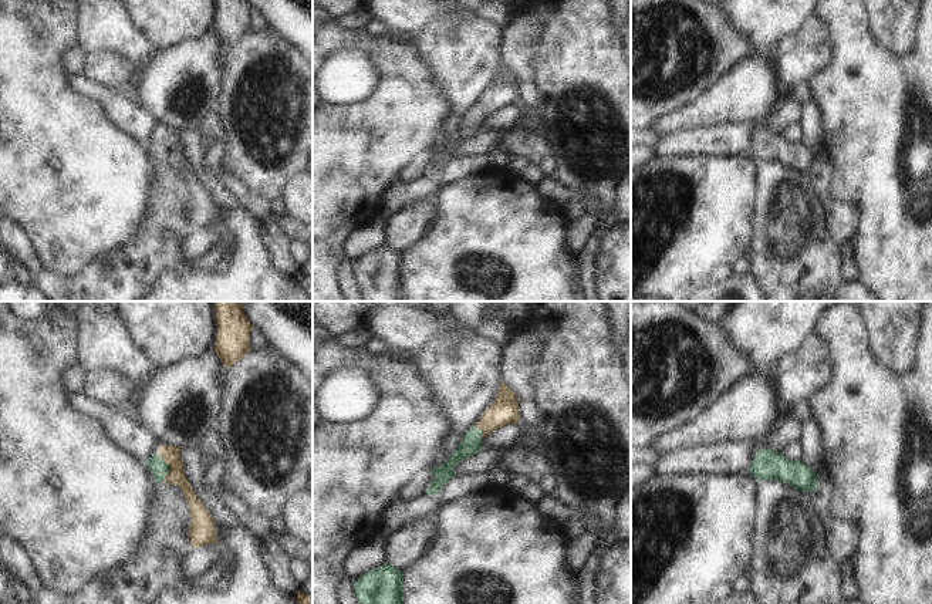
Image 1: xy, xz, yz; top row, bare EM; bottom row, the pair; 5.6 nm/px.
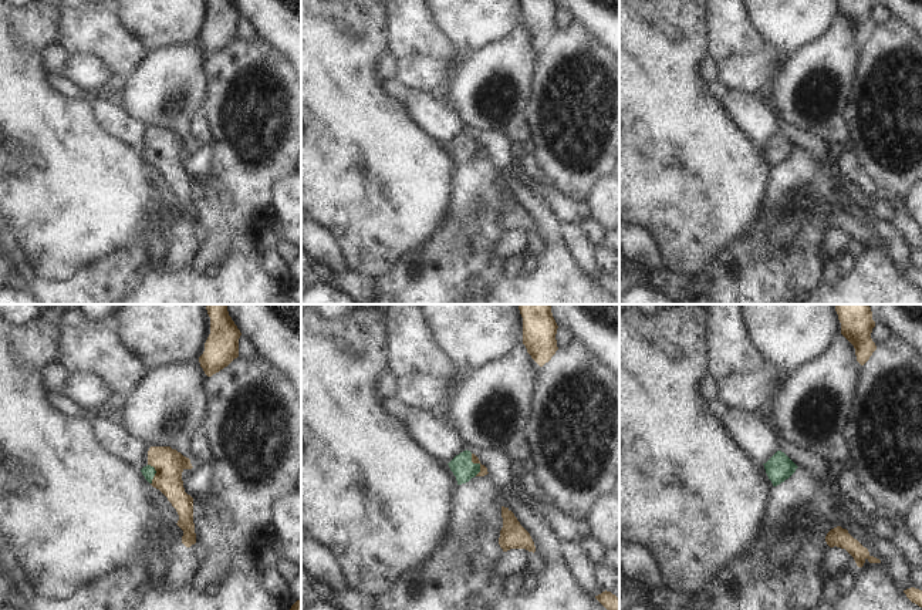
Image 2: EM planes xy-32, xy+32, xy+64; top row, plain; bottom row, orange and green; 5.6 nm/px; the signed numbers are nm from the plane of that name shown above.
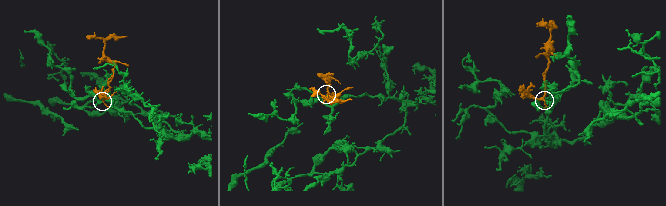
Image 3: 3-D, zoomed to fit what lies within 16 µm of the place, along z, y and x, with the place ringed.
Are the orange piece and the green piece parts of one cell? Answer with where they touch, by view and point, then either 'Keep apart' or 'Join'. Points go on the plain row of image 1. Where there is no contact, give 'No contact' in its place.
Touches orange at xy (169, 147). Join

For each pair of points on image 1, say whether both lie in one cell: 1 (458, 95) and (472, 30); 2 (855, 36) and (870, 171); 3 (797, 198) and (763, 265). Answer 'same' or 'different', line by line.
1: same
2: same
3: same

